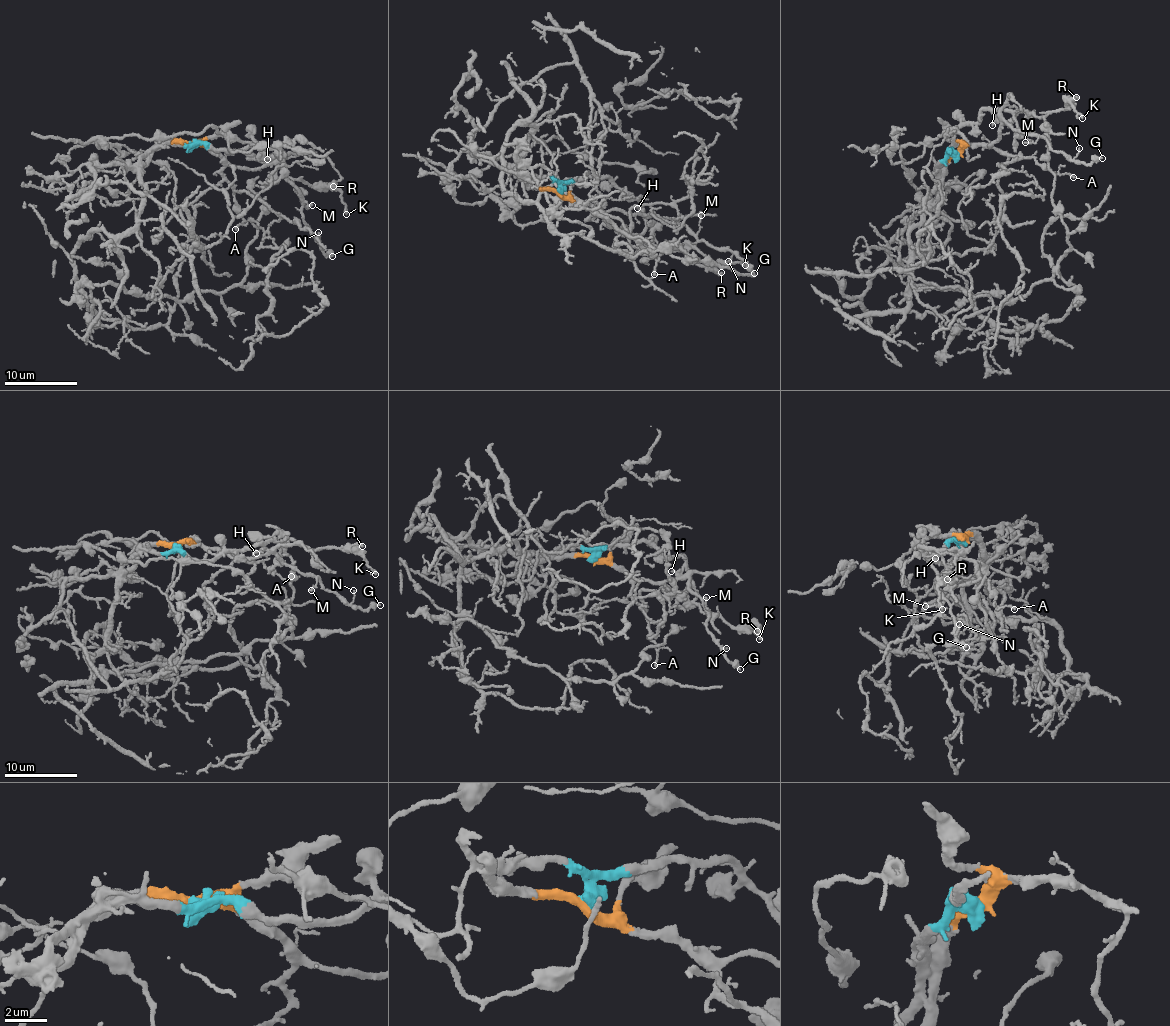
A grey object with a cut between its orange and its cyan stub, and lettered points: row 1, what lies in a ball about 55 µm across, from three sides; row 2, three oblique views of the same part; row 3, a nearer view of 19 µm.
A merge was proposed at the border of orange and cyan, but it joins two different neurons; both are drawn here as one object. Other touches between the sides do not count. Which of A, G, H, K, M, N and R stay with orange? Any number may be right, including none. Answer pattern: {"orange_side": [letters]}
{"orange_side": ["A", "G", "M", "N"]}

